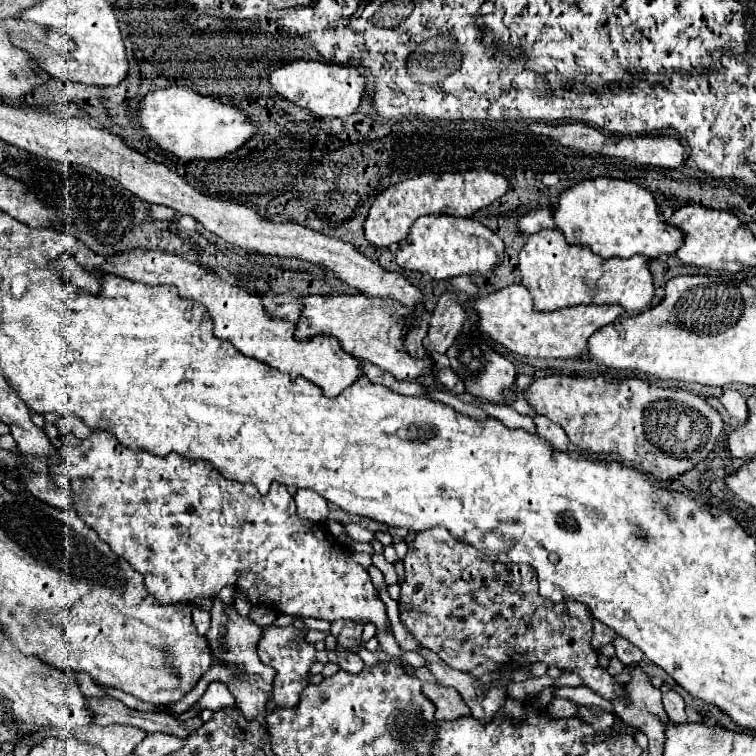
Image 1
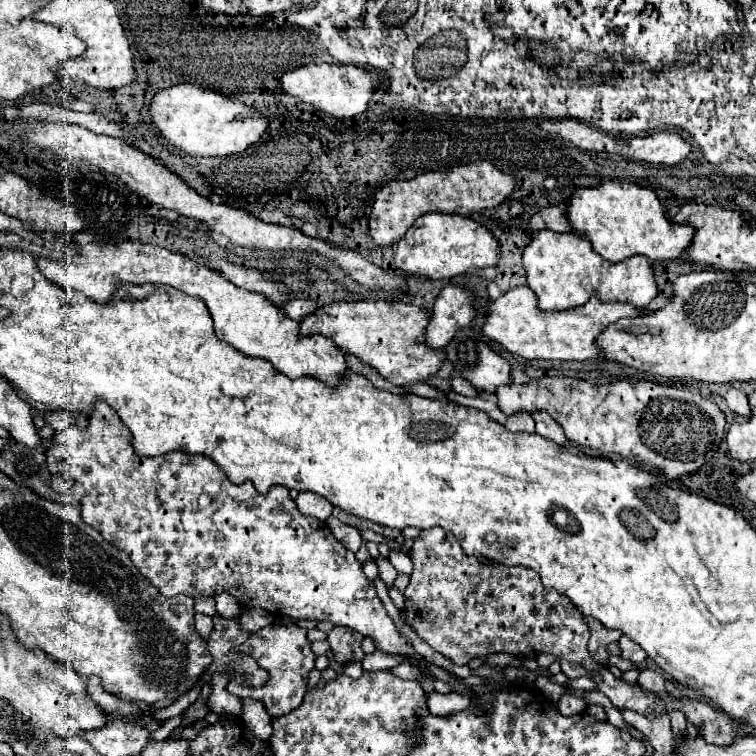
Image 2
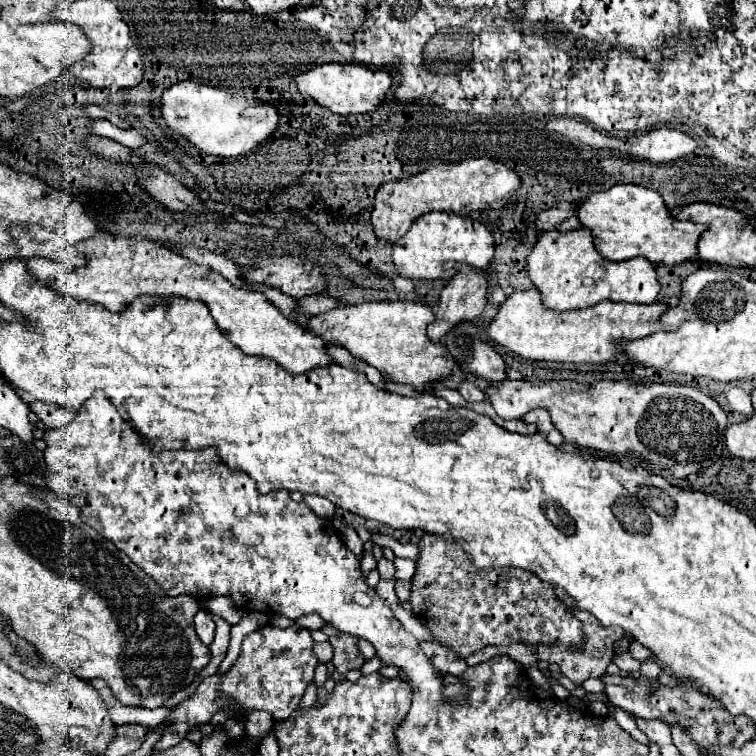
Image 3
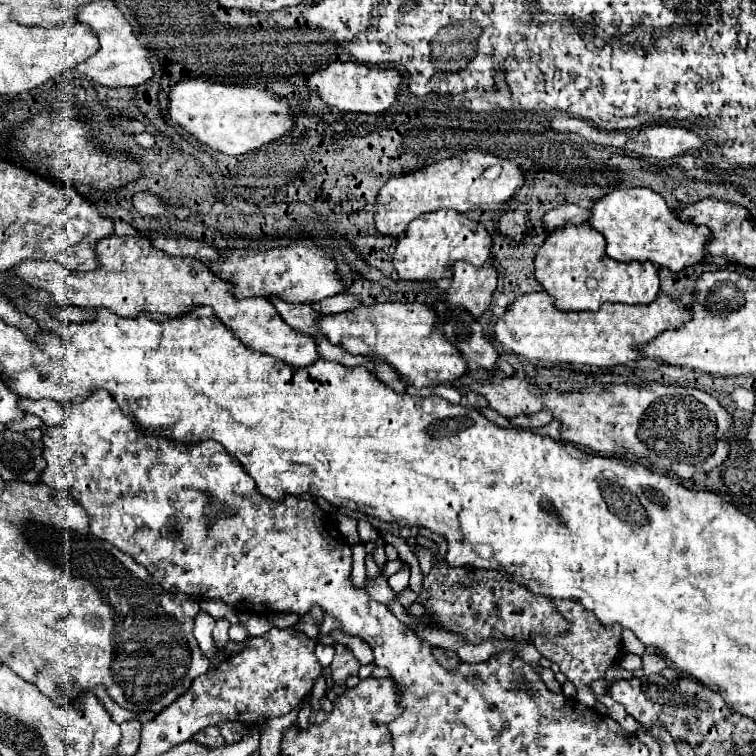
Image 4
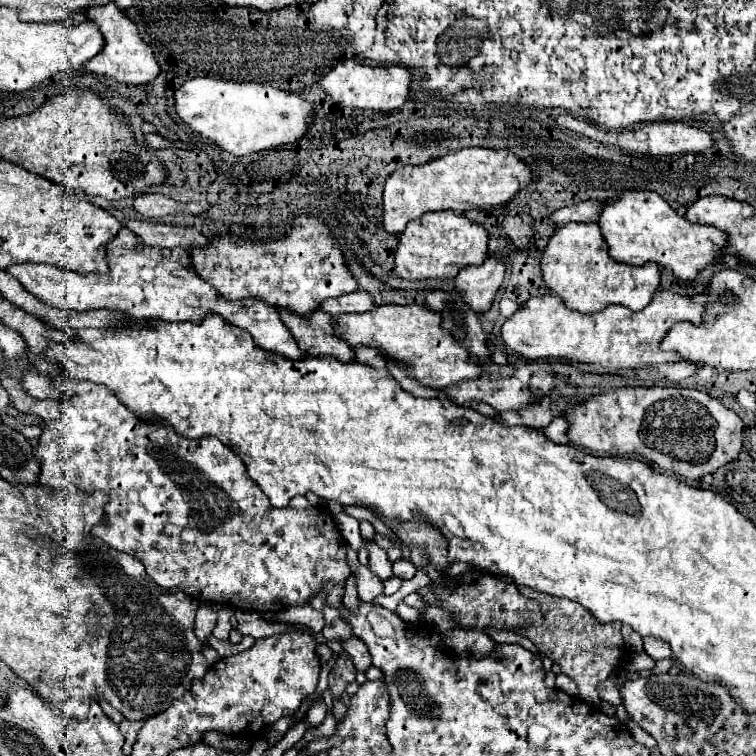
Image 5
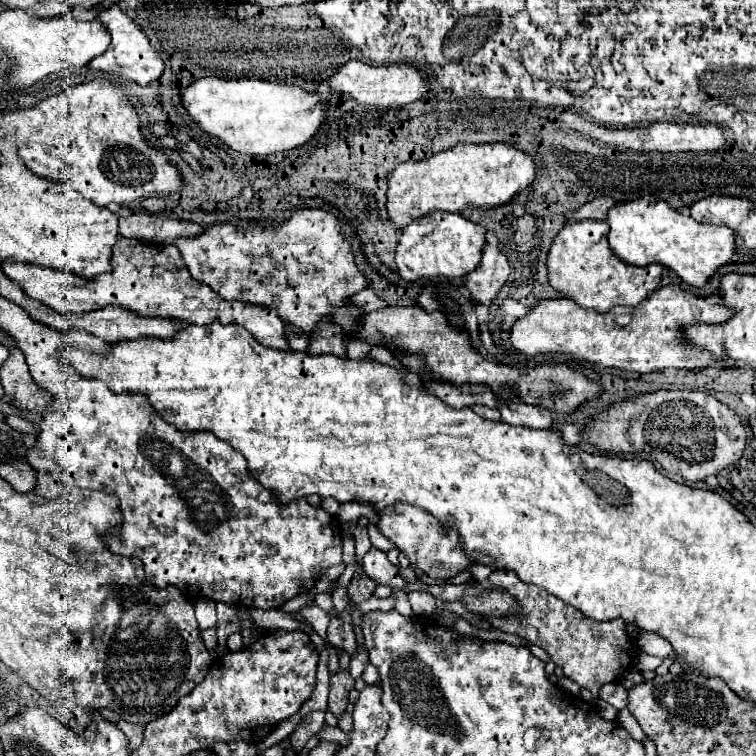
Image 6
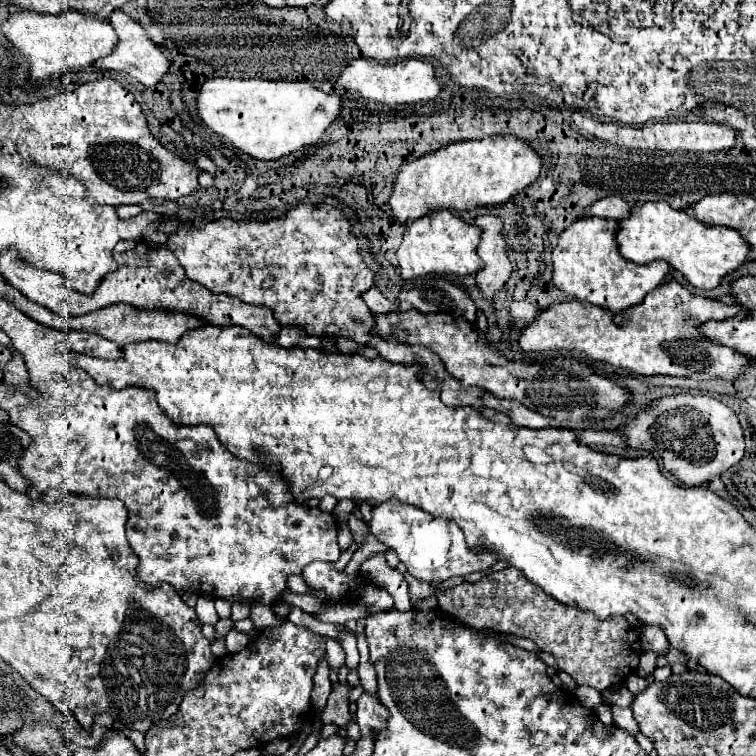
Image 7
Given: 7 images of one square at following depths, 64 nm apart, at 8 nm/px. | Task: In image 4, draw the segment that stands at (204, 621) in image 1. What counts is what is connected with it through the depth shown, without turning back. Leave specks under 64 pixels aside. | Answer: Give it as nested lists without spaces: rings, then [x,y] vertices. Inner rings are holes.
[[[198,612],[196,620],[194,620],[194,636],[196,636],[200,648],[204,650],[204,654],[208,654],[208,658],[214,656],[214,640],[212,640],[214,624],[216,624],[216,620],[206,612]]]

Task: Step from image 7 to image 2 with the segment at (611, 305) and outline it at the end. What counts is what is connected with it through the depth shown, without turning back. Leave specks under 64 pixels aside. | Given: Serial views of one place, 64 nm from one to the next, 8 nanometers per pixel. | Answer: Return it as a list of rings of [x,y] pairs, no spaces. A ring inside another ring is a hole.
[[[540,230],[532,234],[532,240],[522,254],[522,266],[526,270],[528,288],[536,294],[540,310],[576,308],[590,298],[598,298],[600,302],[624,302],[644,310],[658,294],[652,262],[648,258],[632,256],[624,262],[608,262],[592,250],[588,238],[570,232],[558,234]]]

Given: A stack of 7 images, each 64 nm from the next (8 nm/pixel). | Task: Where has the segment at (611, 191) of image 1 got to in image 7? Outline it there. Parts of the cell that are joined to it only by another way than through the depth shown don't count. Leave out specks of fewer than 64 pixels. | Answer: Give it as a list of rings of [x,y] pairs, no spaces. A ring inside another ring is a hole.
[[[644,202],[630,210],[628,218],[618,220],[616,242],[620,254],[636,264],[666,260],[694,288],[712,290],[722,276],[748,262],[748,244],[728,226],[706,226],[686,212],[670,208],[666,202]]]

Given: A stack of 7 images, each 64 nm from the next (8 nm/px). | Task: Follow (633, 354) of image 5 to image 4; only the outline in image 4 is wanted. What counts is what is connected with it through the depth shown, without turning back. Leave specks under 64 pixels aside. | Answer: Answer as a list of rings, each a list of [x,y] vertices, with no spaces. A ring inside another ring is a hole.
[[[530,292],[518,296],[506,310],[506,314],[496,322],[494,326],[494,338],[514,350],[516,354],[528,358],[528,360],[544,360],[552,364],[562,364],[562,362],[572,362],[572,364],[594,364],[594,366],[616,366],[616,364],[626,364],[626,362],[636,362],[642,356],[636,352],[636,346],[650,342],[656,338],[660,332],[664,332],[672,324],[680,324],[688,318],[688,310],[684,304],[670,296],[658,296],[652,304],[612,304],[606,302],[600,306],[596,312],[562,312],[554,310],[552,300],[544,292]]]

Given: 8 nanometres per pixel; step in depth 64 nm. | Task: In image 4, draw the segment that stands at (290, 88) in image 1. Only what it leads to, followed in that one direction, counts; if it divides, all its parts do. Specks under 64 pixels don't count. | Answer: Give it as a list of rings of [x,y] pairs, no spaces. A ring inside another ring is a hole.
[[[332,62],[332,66],[318,70],[306,78],[306,86],[314,90],[326,106],[338,108],[340,112],[382,112],[394,102],[394,94],[400,86],[398,70],[368,68],[354,62]]]

